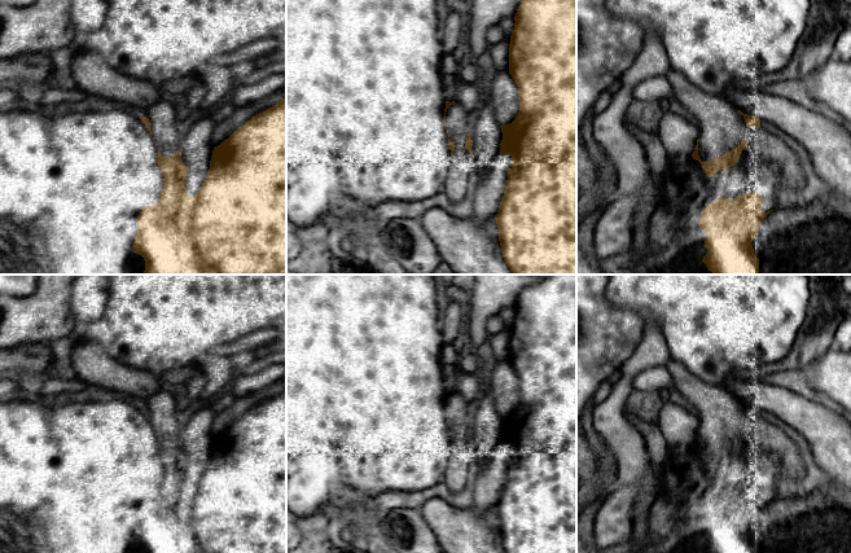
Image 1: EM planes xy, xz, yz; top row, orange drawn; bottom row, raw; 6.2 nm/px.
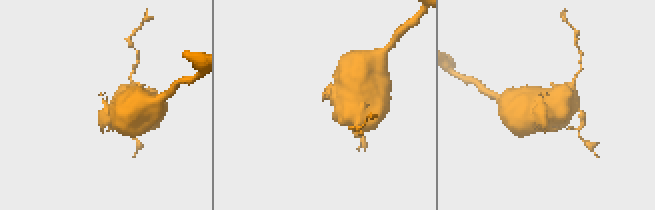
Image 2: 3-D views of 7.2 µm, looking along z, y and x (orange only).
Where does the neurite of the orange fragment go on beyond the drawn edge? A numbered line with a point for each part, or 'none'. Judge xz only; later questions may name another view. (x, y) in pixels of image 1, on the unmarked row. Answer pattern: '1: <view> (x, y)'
none

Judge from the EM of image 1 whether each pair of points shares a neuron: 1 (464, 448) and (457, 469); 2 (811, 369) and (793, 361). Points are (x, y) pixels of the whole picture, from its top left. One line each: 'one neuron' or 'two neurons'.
1: one neuron
2: two neurons

